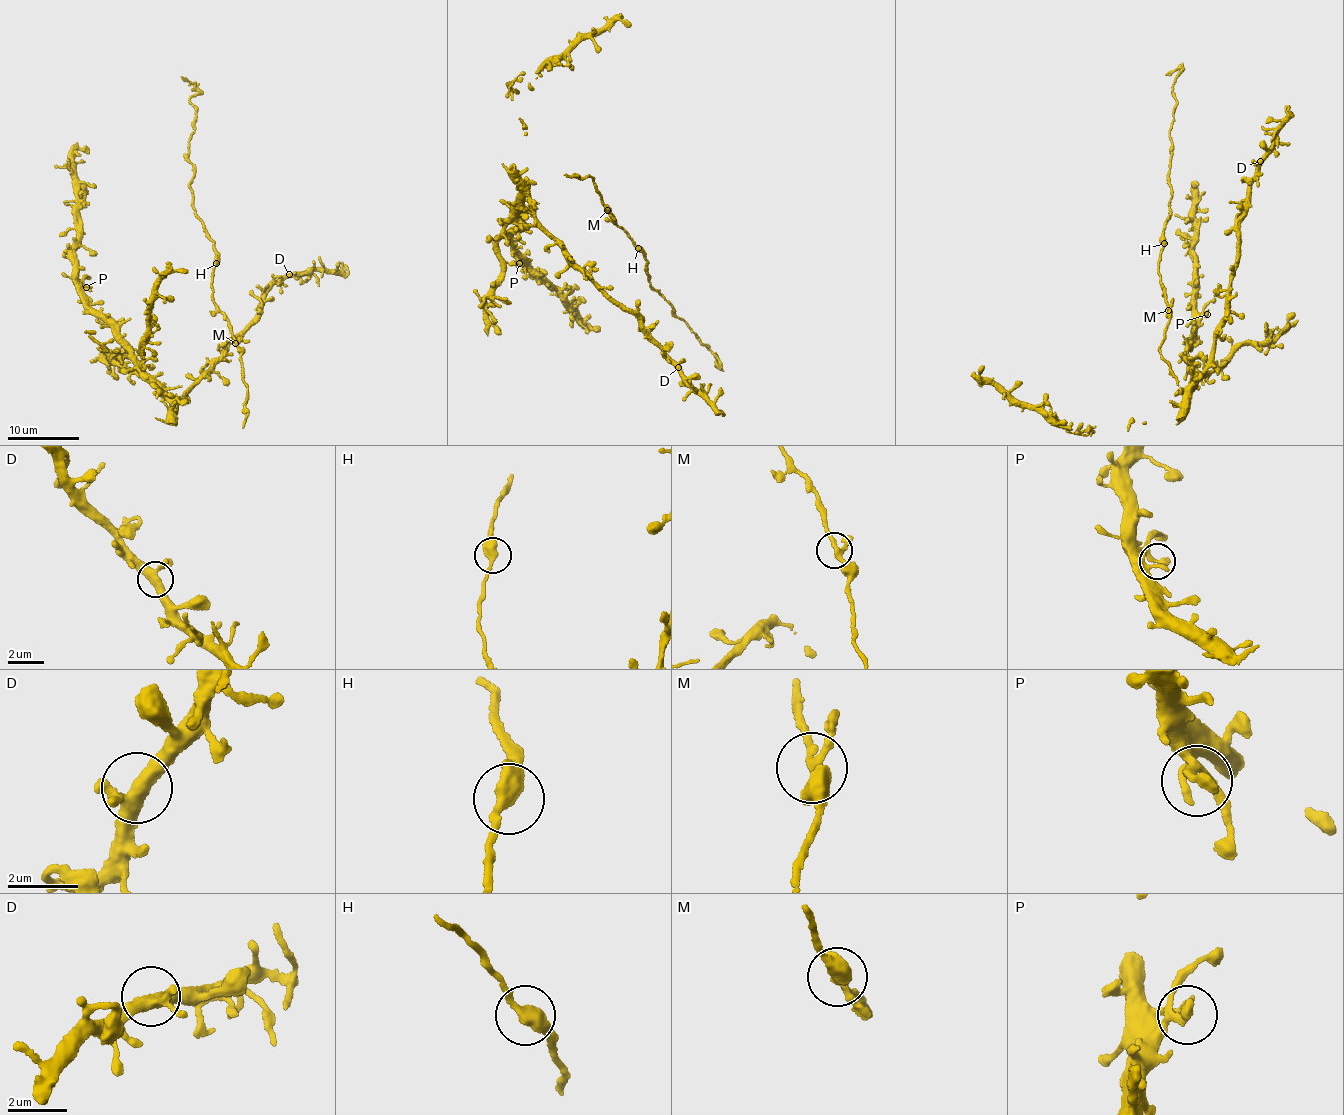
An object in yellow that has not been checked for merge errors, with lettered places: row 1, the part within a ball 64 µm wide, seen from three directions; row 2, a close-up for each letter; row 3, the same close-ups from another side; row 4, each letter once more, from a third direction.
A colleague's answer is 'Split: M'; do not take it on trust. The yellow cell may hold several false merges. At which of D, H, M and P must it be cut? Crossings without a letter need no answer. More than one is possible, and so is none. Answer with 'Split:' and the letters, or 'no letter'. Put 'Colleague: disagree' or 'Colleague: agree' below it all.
Split: no letter
Colleague: disagree

